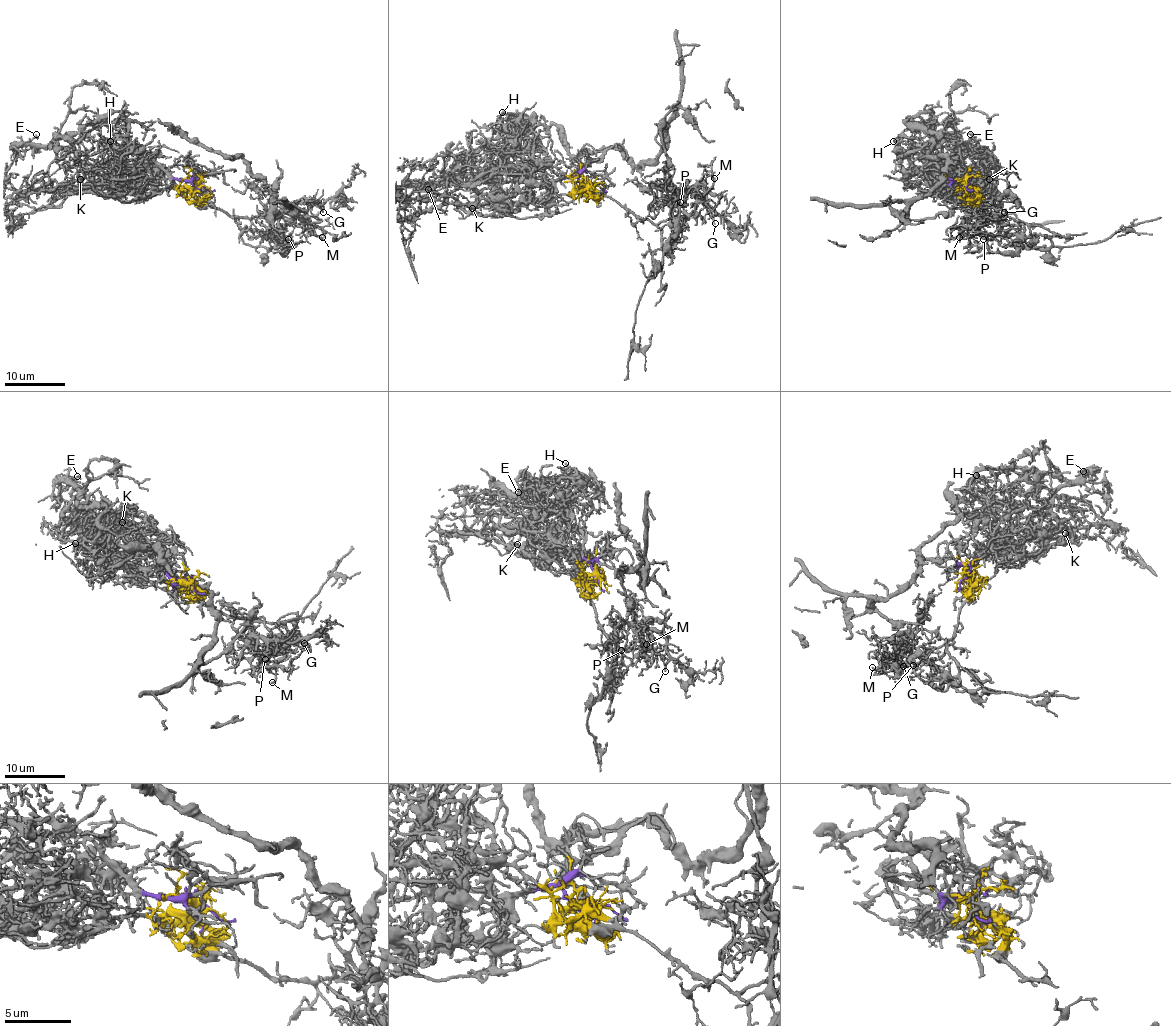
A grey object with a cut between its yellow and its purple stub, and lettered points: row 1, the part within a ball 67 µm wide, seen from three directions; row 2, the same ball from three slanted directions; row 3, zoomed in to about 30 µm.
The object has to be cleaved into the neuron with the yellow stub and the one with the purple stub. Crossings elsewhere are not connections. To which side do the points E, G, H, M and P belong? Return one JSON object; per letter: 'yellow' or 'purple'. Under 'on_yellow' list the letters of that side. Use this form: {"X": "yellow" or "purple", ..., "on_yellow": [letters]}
{"E": "purple", "G": "yellow", "H": "purple", "M": "yellow", "P": "yellow", "on_yellow": ["G", "M", "P"]}

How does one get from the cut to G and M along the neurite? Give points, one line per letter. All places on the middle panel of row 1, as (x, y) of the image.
G: (587, 185), (596, 198), (612, 198), (654, 223), (691, 211), (699, 199), (714, 211), (715, 223)
M: (587, 185), (596, 198), (612, 198), (660, 223), (690, 213), (694, 188), (705, 193), (714, 178)

